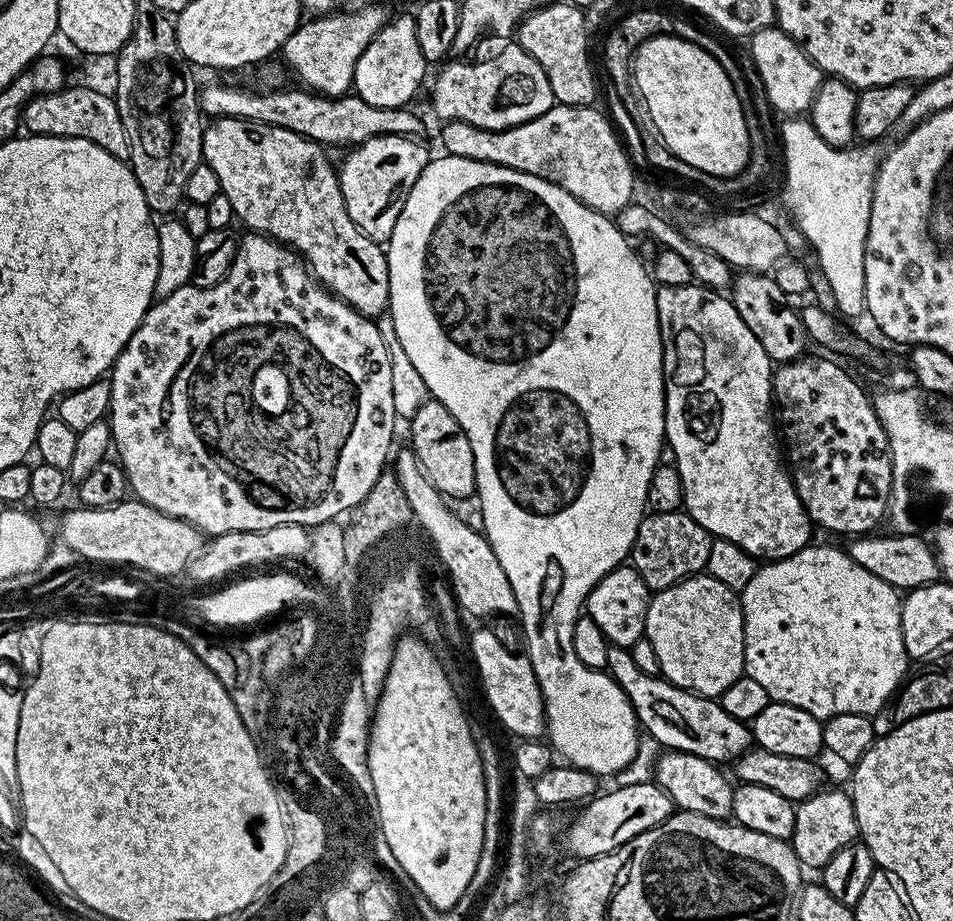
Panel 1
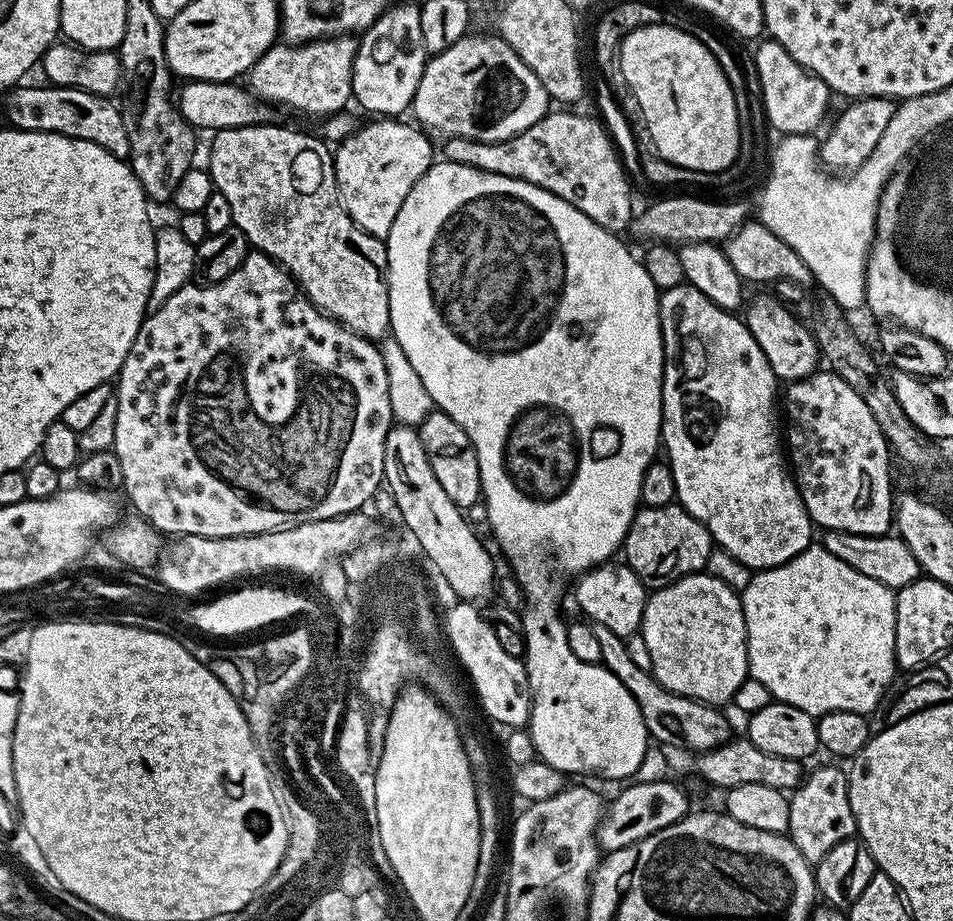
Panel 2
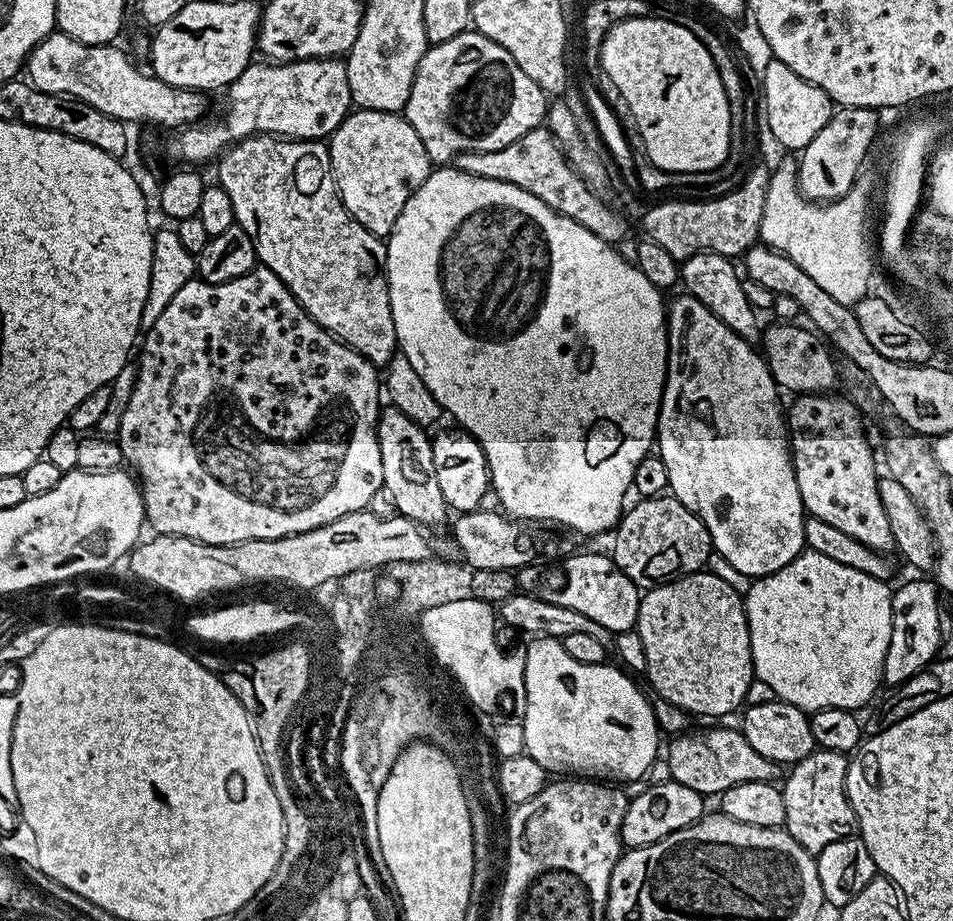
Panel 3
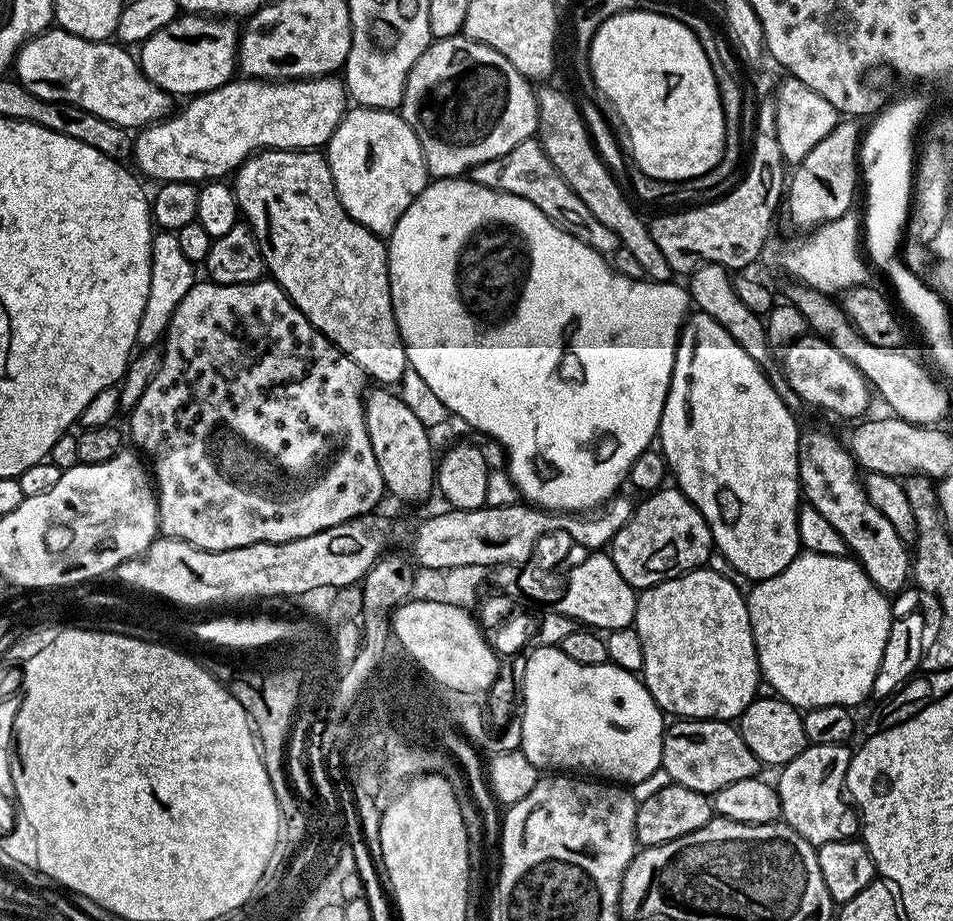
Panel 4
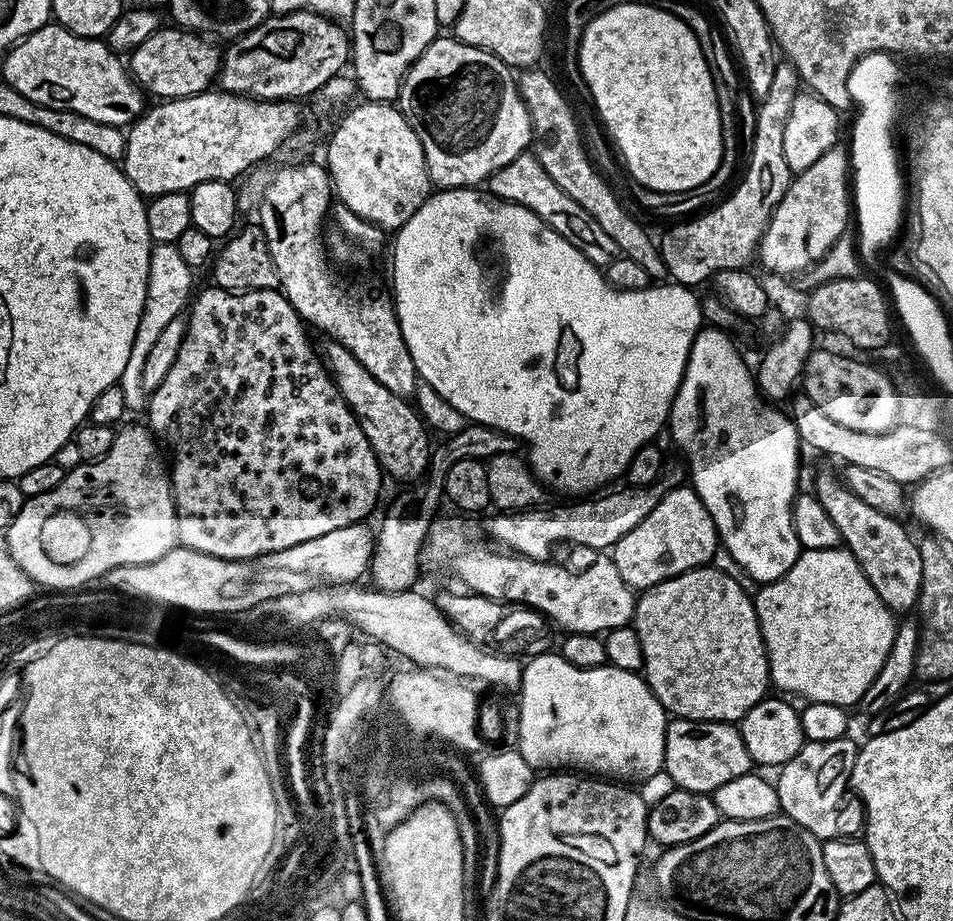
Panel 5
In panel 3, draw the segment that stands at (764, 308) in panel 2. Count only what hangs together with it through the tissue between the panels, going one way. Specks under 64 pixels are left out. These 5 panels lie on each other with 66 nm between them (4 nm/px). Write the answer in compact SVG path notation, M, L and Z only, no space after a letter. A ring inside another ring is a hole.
M796 322L775 323L763 329L762 355L777 385L789 388L792 394L824 394L835 389L832 387L838 384L837 361L832 360L829 345L811 327L799 328Z

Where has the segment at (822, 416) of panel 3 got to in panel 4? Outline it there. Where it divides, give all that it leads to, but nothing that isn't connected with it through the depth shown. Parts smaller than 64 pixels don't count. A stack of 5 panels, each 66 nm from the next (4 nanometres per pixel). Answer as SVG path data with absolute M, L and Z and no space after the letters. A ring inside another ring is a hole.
M812 428L809 432L808 429L801 431L800 487L803 499L810 507L818 510L818 514L822 514L822 518L826 518L826 522L830 522L830 526L834 526L834 530L842 534L842 538L848 543L849 553L855 557L866 575L874 582L874 586L885 594L903 592L910 580L909 545L898 534L898 530L894 530L894 526L890 526L890 522L886 522L886 518L882 518L882 514L874 510L874 506L866 498L866 490L858 465L843 439L839 440L838 437L831 436L820 428Z

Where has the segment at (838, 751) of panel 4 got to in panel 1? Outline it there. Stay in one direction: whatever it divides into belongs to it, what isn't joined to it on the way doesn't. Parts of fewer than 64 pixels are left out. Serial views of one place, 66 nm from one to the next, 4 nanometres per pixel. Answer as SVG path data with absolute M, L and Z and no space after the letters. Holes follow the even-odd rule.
M828 786L796 804L794 834L790 843L794 854L800 859L801 865L805 869L823 870L826 862L830 862L830 858L834 858L834 854L838 854L838 850L854 843L857 836L852 798L845 789L843 792L840 788Z

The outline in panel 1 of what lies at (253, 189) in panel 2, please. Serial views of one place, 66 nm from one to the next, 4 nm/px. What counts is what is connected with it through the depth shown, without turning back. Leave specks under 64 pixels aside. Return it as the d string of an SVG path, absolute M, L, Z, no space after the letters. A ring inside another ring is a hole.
M225 116L215 117L204 129L202 134L202 159L214 170L214 174L218 177L221 195L230 201L233 215L237 221L244 222L249 231L257 235L267 236L269 239L275 240L277 243L291 248L299 253L306 261L309 271L314 277L333 295L339 297L340 300L346 301L356 312L360 312L364 316L373 318L381 315L388 308L388 291L390 290L390 278L388 277L388 257L385 249L381 247L375 240L370 239L364 232L358 230L356 224L349 216L346 210L345 199L342 198L340 190L339 177L337 176L335 167L330 166L329 160L326 158L325 149L316 141L308 140L304 136L294 134L293 131L286 130L284 127L272 127L266 123L255 123L252 120L226 118Z

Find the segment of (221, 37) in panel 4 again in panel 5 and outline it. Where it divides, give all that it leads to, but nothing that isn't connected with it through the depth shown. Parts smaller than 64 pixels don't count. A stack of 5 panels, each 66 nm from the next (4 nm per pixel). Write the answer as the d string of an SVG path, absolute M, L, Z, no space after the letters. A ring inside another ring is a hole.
M179 26L171 27L157 28L154 34L150 34L150 38L146 38L146 42L142 42L131 52L132 79L145 93L153 92L156 98L179 98L209 91L211 84L208 83L217 79L220 70L221 49L216 49L211 44L213 41L203 35L189 32Z

